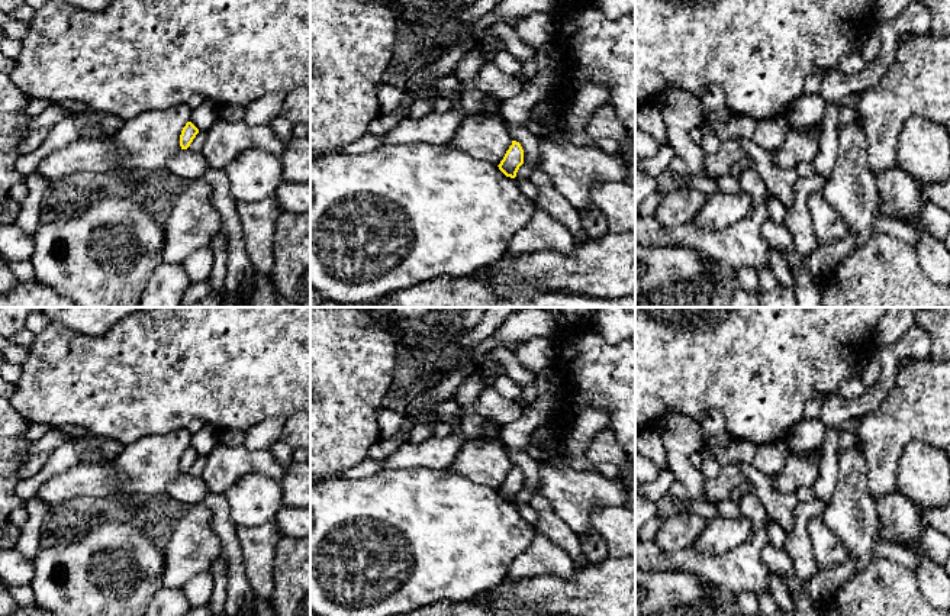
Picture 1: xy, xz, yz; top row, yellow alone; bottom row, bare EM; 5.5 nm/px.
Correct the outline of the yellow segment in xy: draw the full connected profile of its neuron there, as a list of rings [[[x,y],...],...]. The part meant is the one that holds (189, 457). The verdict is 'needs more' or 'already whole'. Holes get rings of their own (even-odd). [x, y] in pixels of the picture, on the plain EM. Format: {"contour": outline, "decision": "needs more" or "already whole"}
{"contour": [[[187,446],[180,459],[181,474],[187,474],[197,458],[199,454],[191,446]]], "decision": "already whole"}

